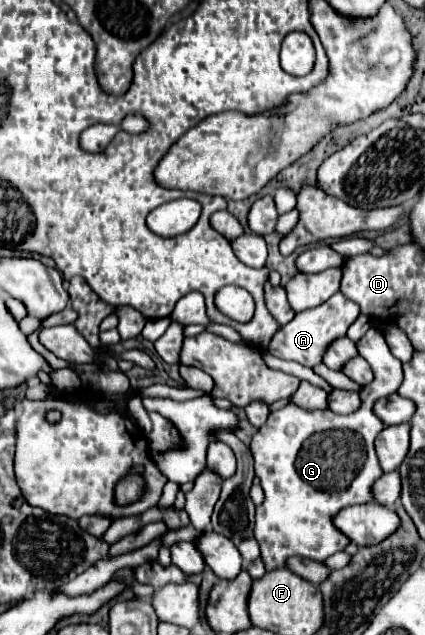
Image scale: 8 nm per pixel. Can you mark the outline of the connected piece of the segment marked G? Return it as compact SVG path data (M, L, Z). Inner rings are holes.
M370 327L366 331L366 335L356 343L358 345L358 353L372 365L374 371L374 381L364 385L358 393L360 393L360 407L350 413L350 415L336 415L332 411L324 411L324 409L302 409L296 403L288 403L278 411L272 411L266 425L262 425L258 429L258 433L252 437L250 443L250 451L254 457L254 471L256 477L260 477L262 481L262 489L264 489L264 500L262 506L256 507L254 537L260 543L260 551L266 563L266 571L270 569L278 569L284 567L288 557L308 557L314 561L324 561L326 557L342 551L350 541L346 535L338 533L332 525L332 517L348 505L356 505L356 503L368 503L372 501L370 495L370 487L372 483L384 473L376 451L374 451L374 439L380 433L380 429L384 429L382 421L378 421L378 417L374 417L372 405L378 397L388 397L390 393L398 391L398 385L402 383L402 363L390 353L386 341L384 341L384 333L378 327ZM284 481L290 481L288 485L288 493L284 489Z

